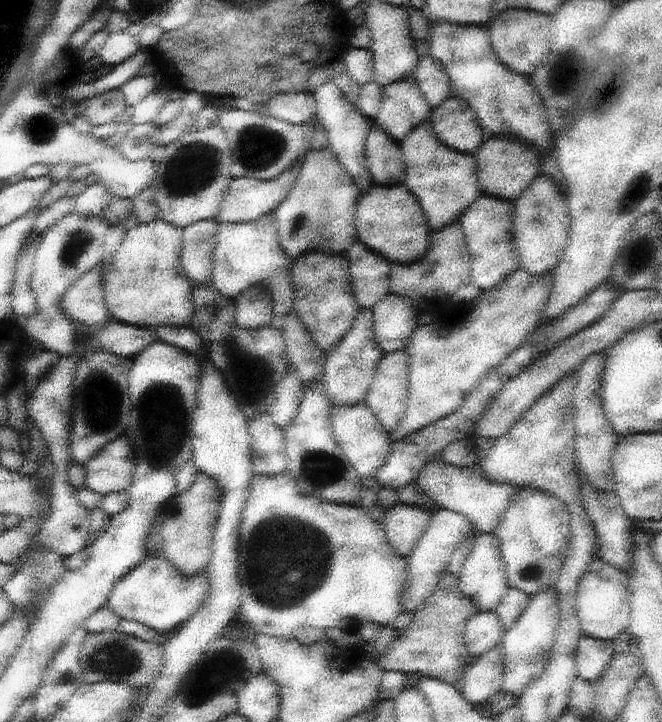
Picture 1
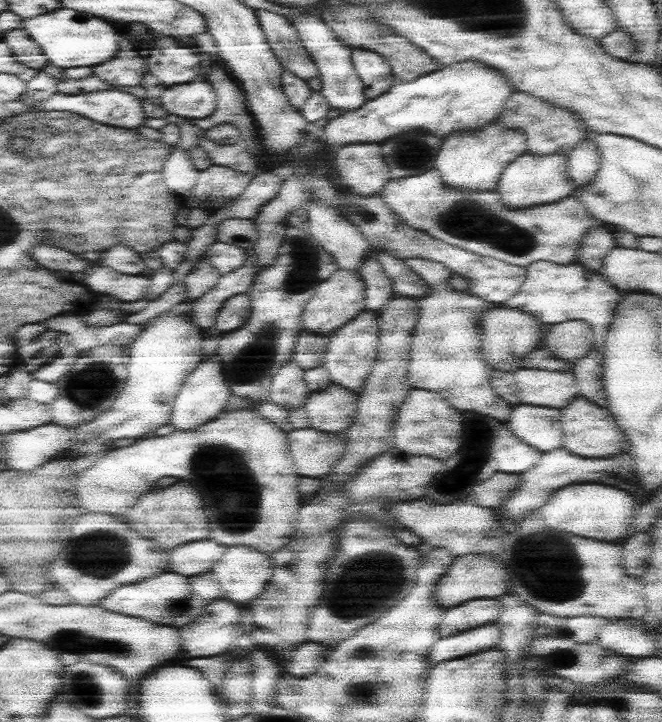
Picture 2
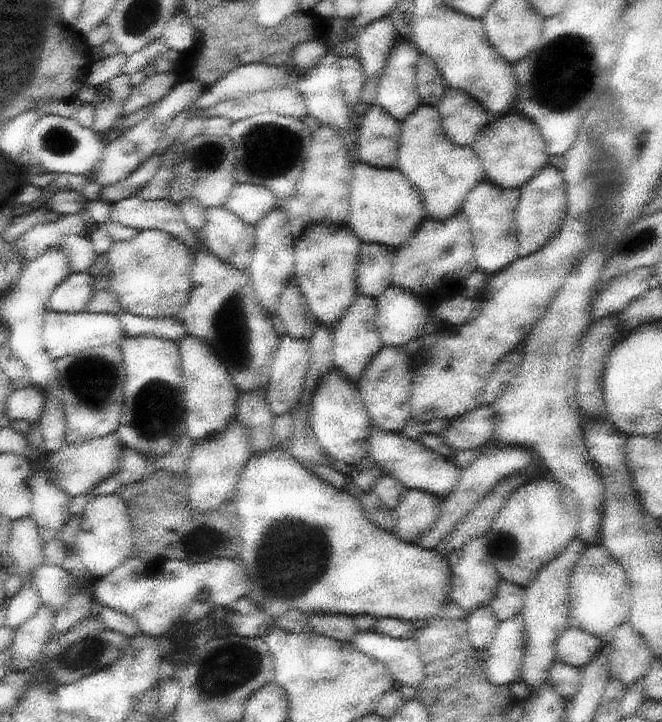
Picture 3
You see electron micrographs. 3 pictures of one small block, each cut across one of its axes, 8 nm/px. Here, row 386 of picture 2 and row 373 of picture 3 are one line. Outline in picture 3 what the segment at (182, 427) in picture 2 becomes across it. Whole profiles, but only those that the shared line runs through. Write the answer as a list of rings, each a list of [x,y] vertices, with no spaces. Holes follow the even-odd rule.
[[[185,336],[179,342],[179,350],[183,354],[183,378],[185,378],[185,398],[187,398],[187,434],[193,442],[205,442],[209,434],[219,436],[225,432],[239,414],[239,386],[231,378],[231,372],[219,352],[203,338]]]

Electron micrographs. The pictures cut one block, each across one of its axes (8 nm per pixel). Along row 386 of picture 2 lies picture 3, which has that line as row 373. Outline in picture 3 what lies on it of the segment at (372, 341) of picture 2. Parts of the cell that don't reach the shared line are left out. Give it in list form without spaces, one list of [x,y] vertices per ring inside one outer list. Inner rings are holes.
[[[359,296],[351,306],[351,310],[347,312],[347,316],[343,316],[343,320],[339,320],[333,326],[335,328],[335,368],[345,372],[345,376],[349,376],[353,382],[359,382],[363,378],[363,374],[367,372],[375,356],[379,356],[381,350],[385,348],[383,334],[377,328],[377,314],[379,314],[379,300],[373,296]]]

